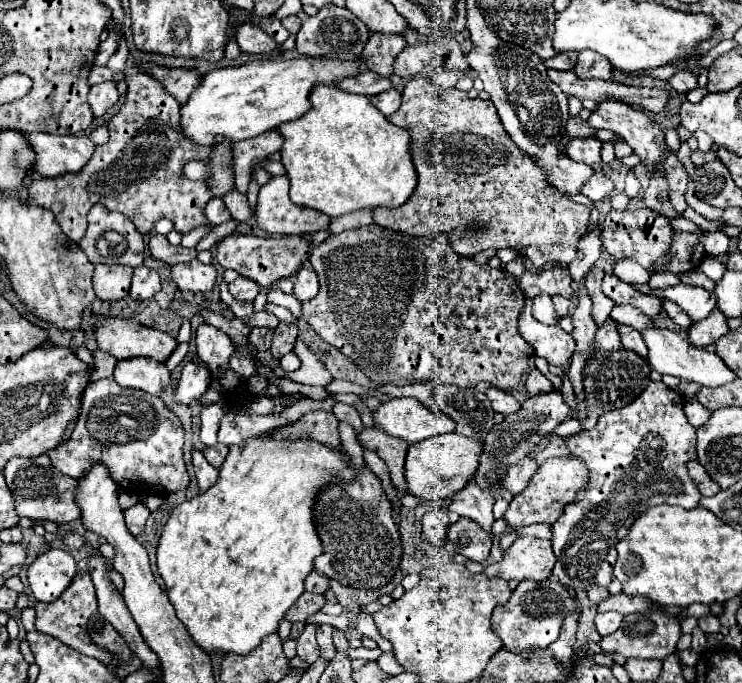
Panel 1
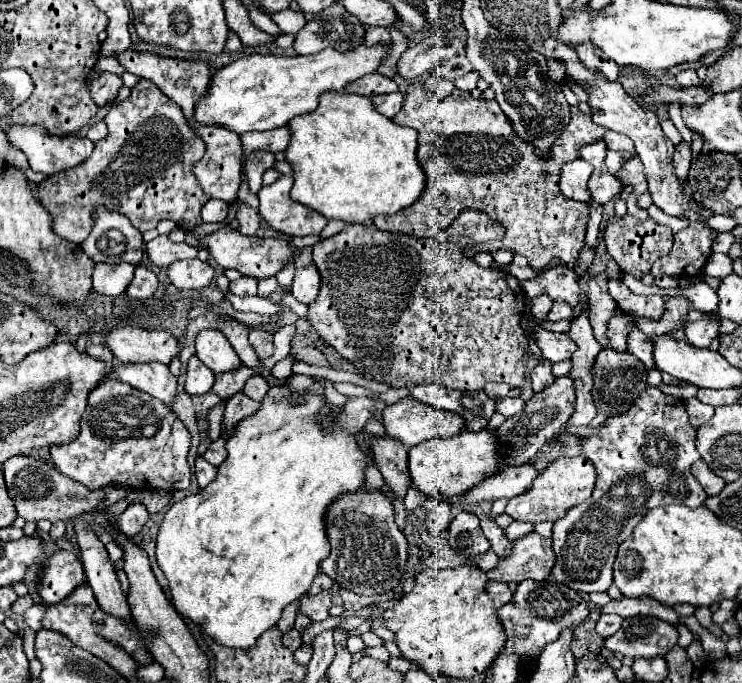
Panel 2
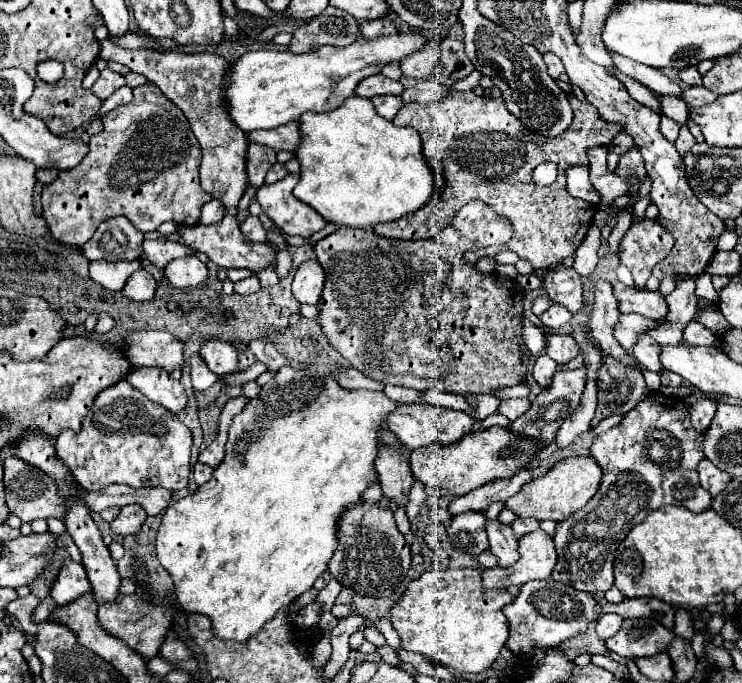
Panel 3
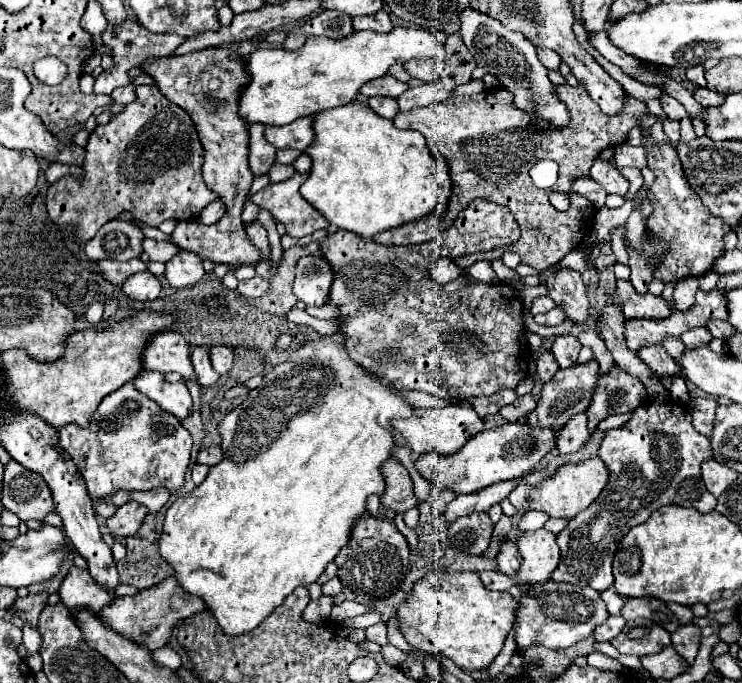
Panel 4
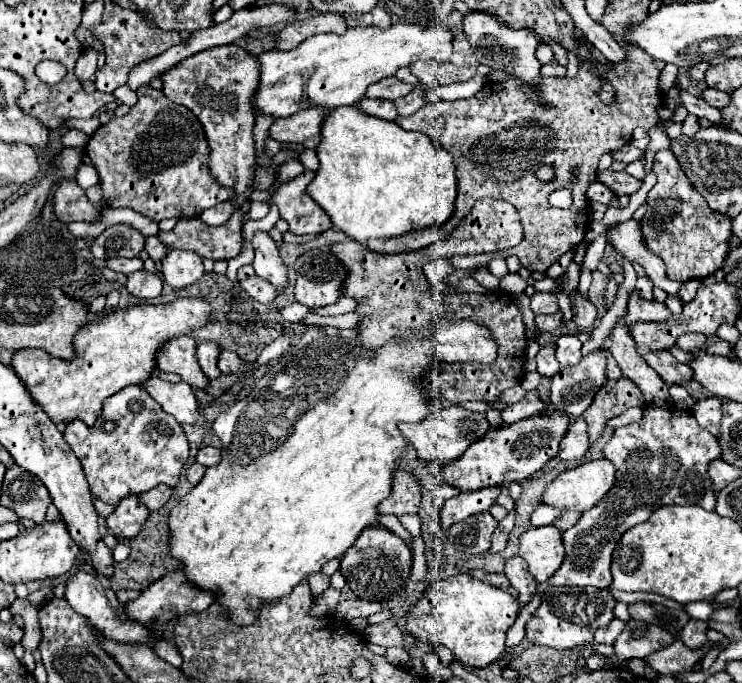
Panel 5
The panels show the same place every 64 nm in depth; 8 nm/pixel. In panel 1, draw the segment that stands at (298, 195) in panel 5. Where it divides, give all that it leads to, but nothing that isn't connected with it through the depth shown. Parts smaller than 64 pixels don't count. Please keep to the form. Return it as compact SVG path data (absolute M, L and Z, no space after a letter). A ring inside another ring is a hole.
M272 176L264 186L260 186L258 206L256 206L256 214L254 214L258 228L262 228L268 234L298 234L298 236L314 234L318 230L328 230L330 216L324 216L324 212L316 212L316 210L308 210L304 206L292 204L288 198L288 186L290 186L290 182L286 176Z

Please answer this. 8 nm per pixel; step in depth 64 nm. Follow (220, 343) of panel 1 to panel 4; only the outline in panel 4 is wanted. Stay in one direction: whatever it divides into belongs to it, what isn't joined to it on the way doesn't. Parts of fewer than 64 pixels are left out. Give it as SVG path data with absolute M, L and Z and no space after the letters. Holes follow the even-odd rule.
M212 346L210 348L210 360L212 360L212 368L218 374L226 374L234 362L234 356L232 356L228 346Z

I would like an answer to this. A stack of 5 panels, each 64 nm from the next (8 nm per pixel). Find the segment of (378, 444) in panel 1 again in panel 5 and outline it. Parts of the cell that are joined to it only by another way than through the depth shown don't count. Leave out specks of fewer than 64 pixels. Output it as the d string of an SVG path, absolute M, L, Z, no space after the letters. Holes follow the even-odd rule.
M394 468L394 478L392 478L392 492L386 500L380 502L380 512L382 514L416 514L420 508L420 486L416 484L414 476L408 474L402 468Z

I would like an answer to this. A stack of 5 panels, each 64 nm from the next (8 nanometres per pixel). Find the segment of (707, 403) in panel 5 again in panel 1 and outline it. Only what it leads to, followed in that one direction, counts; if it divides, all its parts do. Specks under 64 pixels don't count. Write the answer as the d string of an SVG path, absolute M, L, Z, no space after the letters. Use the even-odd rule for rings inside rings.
M692 398L692 400L688 400L688 402L684 404L684 414L686 414L688 422L690 422L694 428L700 428L700 426L710 418L710 412L708 412L696 398Z

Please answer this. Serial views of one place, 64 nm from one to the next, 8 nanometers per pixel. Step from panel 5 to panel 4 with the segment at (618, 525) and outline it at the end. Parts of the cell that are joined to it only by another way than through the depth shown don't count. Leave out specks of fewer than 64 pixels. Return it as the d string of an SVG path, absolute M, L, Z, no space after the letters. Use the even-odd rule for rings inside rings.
M650 400L642 404L640 408L632 410L632 418L620 426L618 430L608 430L600 448L598 458L604 460L610 478L604 486L604 492L586 508L584 512L578 512L568 526L556 536L556 542L560 546L560 564L552 572L552 580L556 582L568 582L576 584L580 588L594 588L598 592L610 588L614 584L612 576L612 558L620 544L620 540L628 534L628 528L634 528L650 518L652 512L656 512L662 506L676 504L686 508L696 508L698 512L706 514L712 512L716 506L716 498L704 488L704 482L700 478L700 464L708 458L712 458L710 452L710 440L702 434L698 434L692 426L692 416L688 408L674 400Z

